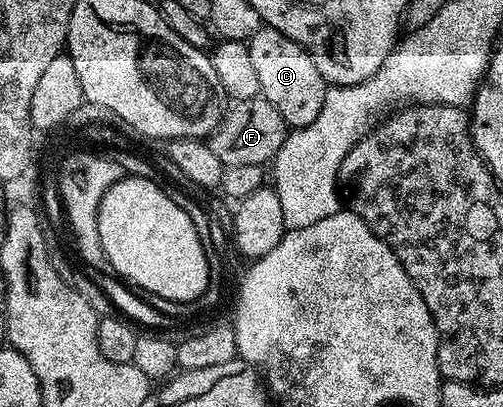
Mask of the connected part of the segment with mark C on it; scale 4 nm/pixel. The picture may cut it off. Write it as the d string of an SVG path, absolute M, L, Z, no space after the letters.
M265 25L252 33L248 46L260 81L261 98L267 99L276 108L287 128L312 125L312 121L316 121L316 113L320 113L320 105L324 105L328 86L320 69L316 69L316 61L312 56L296 41L284 37L284 33L275 27Z

